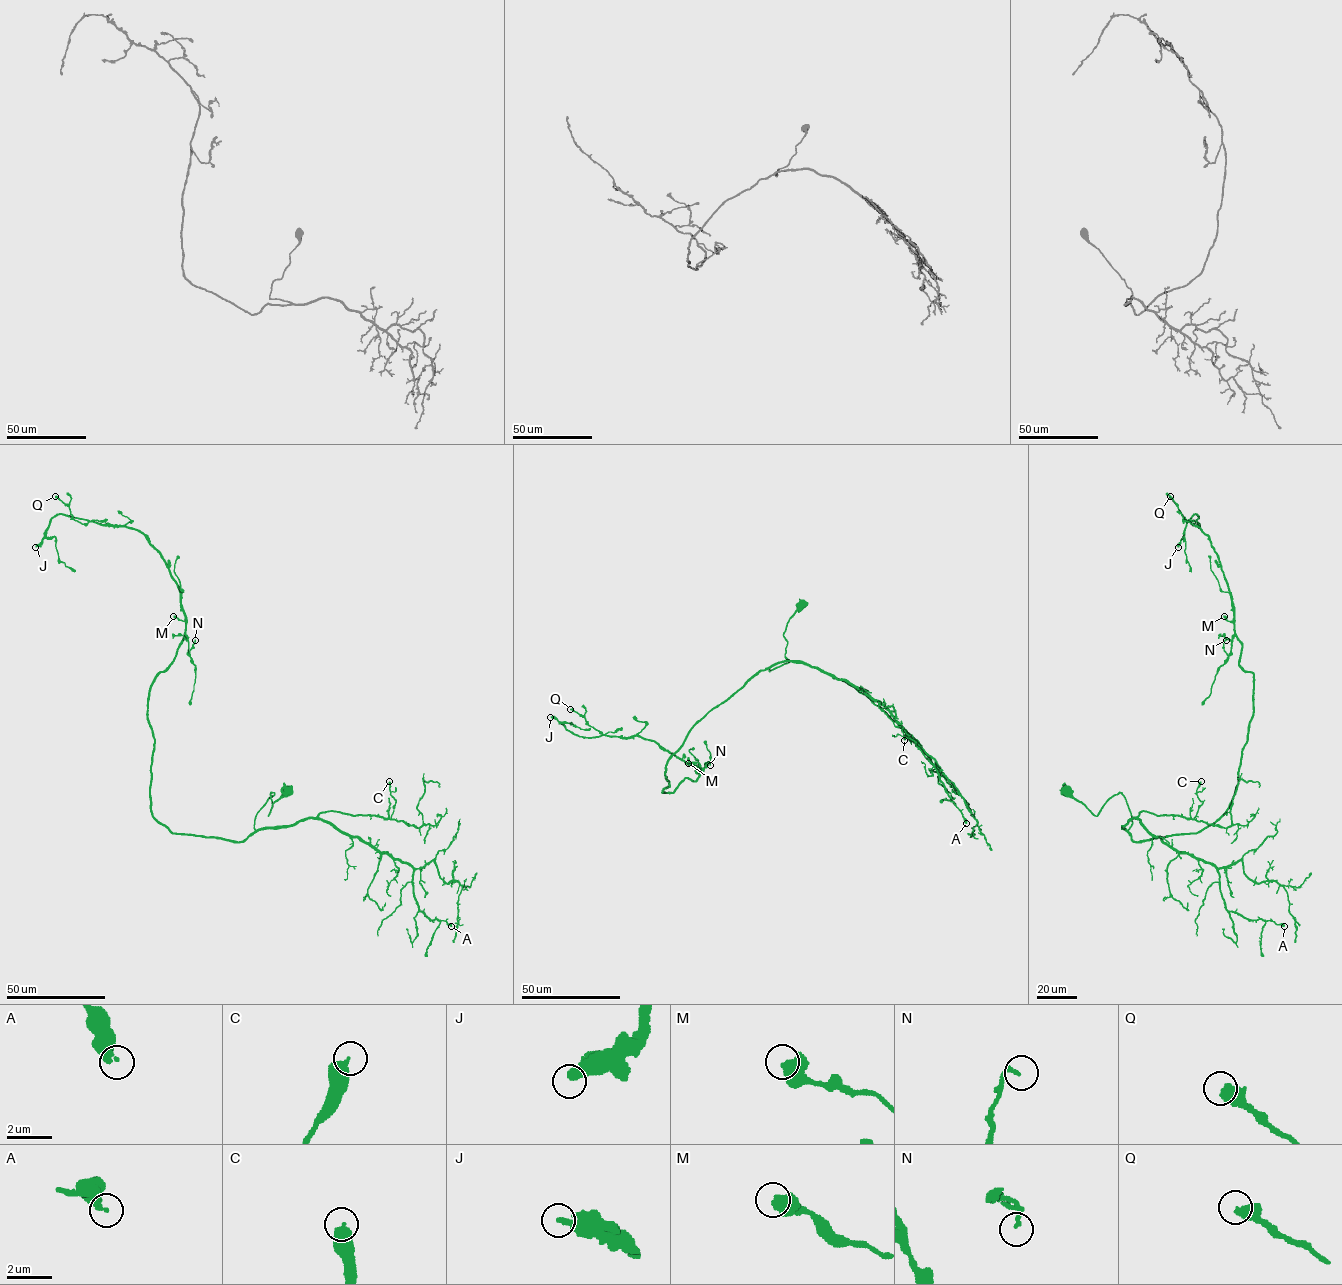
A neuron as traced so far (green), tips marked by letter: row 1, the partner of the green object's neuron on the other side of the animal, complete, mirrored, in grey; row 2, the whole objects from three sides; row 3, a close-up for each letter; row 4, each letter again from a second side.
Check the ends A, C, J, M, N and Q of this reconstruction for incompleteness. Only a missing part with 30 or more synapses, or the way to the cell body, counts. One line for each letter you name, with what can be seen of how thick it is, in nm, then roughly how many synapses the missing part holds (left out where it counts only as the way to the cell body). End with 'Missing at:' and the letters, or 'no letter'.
J: 320 nm thick; about 110 synapses
Missing at: J

